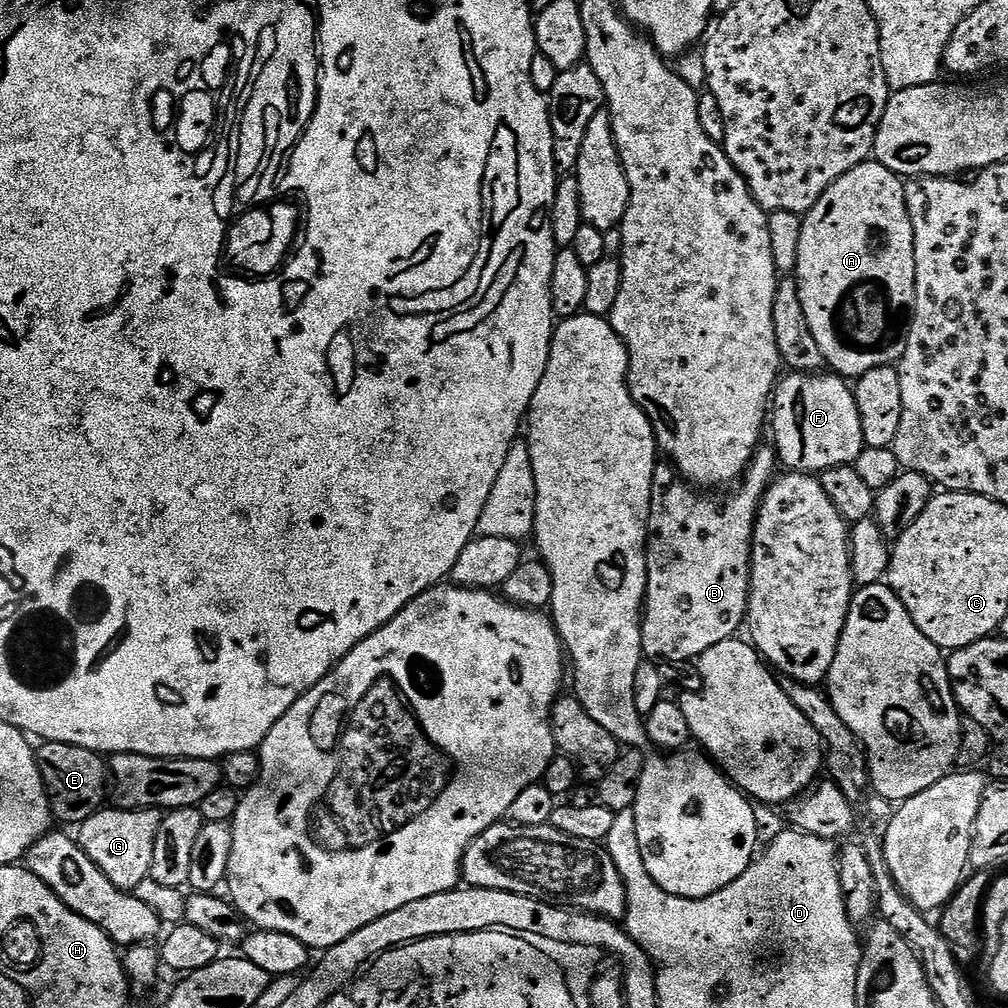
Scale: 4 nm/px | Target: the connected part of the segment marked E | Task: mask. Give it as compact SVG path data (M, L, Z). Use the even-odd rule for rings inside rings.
M69 744L39 745L36 761L44 779L44 787L48 789L48 801L52 803L52 814L57 821L79 826L105 807L104 795L110 792L110 768L105 757L98 752L91 752L82 746Z

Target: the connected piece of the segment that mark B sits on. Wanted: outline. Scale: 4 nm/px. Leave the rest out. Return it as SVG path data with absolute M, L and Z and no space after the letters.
M761 446L757 448L756 453L754 454L754 458L752 459L751 464L749 464L746 471L744 471L742 479L739 481L738 487L735 490L737 492L729 491L727 494L729 496L724 496L719 500L719 495L716 494L705 494L703 491L697 490L693 485L689 484L687 480L684 479L683 476L680 475L679 472L676 471L675 468L672 467L671 463L668 462L660 462L657 463L656 469L654 470L654 482L652 483L652 505L650 506L650 518L648 519L648 589L646 590L646 594L644 595L644 610L642 613L642 623L640 626L640 637L642 638L642 652L647 659L653 662L665 662L664 660L669 660L672 664L680 664L683 660L692 660L695 661L699 658L700 655L706 651L710 646L718 646L718 642L722 642L723 640L733 639L737 635L736 632L745 627L746 621L748 619L748 599L750 598L750 574L752 573L752 535L754 534L754 530L756 529L756 518L760 514L760 505L764 502L764 495L768 493L769 488L772 487L773 480L776 479L778 475L778 457L776 454L775 447L772 446Z

